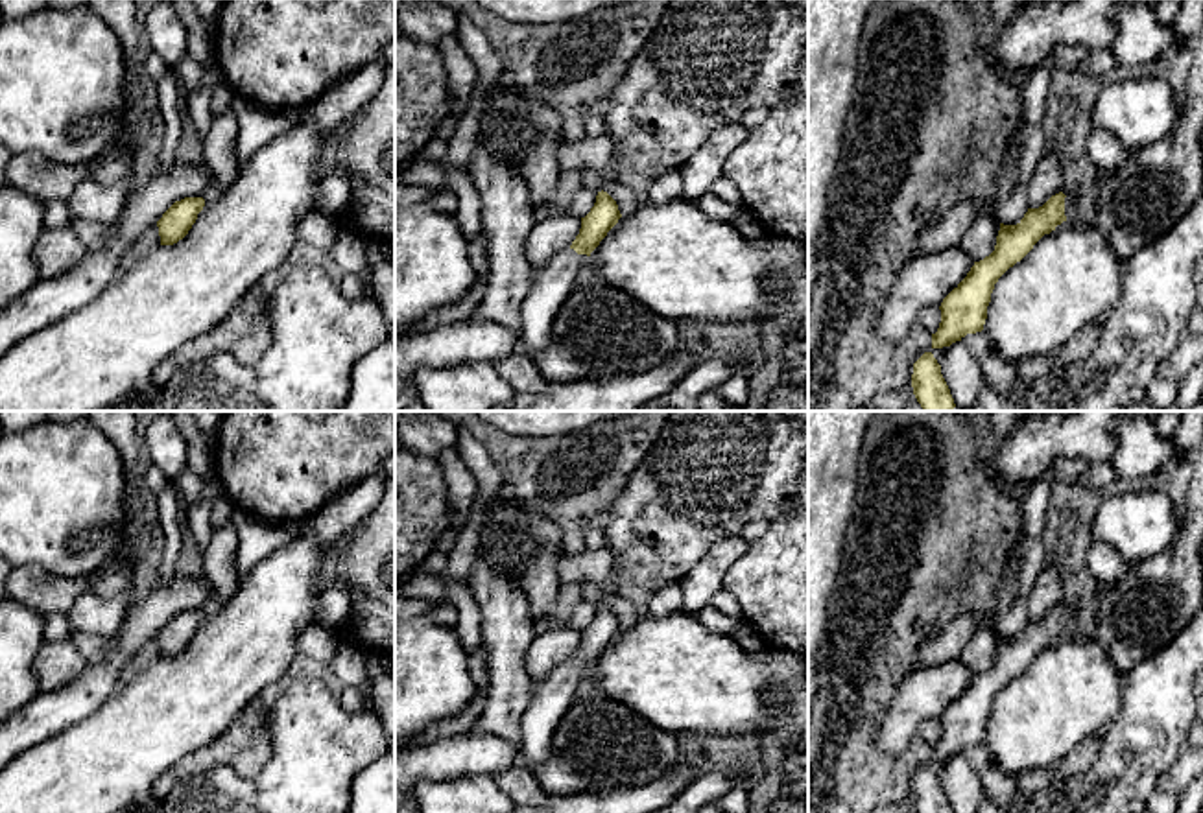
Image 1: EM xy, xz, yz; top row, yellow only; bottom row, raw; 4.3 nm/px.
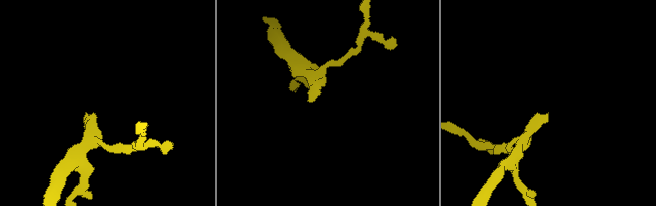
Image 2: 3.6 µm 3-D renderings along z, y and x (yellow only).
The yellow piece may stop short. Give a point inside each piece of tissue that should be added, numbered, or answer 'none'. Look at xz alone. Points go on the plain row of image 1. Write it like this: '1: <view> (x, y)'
1: xz (550, 697)

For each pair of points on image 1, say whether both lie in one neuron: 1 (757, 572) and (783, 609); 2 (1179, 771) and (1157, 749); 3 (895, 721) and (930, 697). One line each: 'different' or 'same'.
1: same
2: different
3: same

